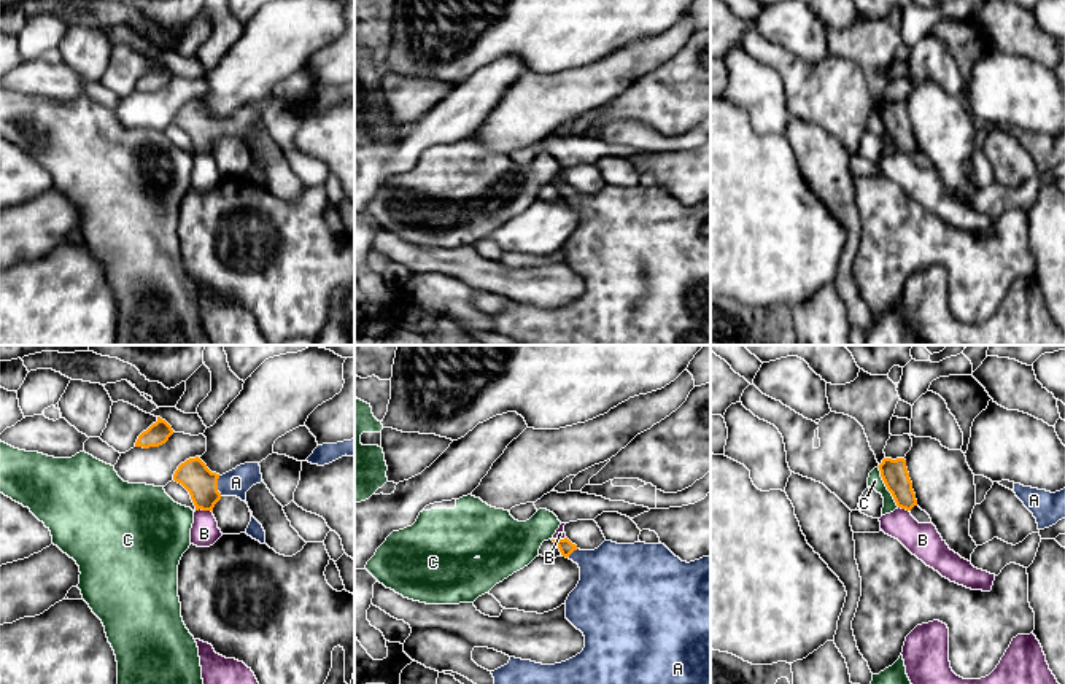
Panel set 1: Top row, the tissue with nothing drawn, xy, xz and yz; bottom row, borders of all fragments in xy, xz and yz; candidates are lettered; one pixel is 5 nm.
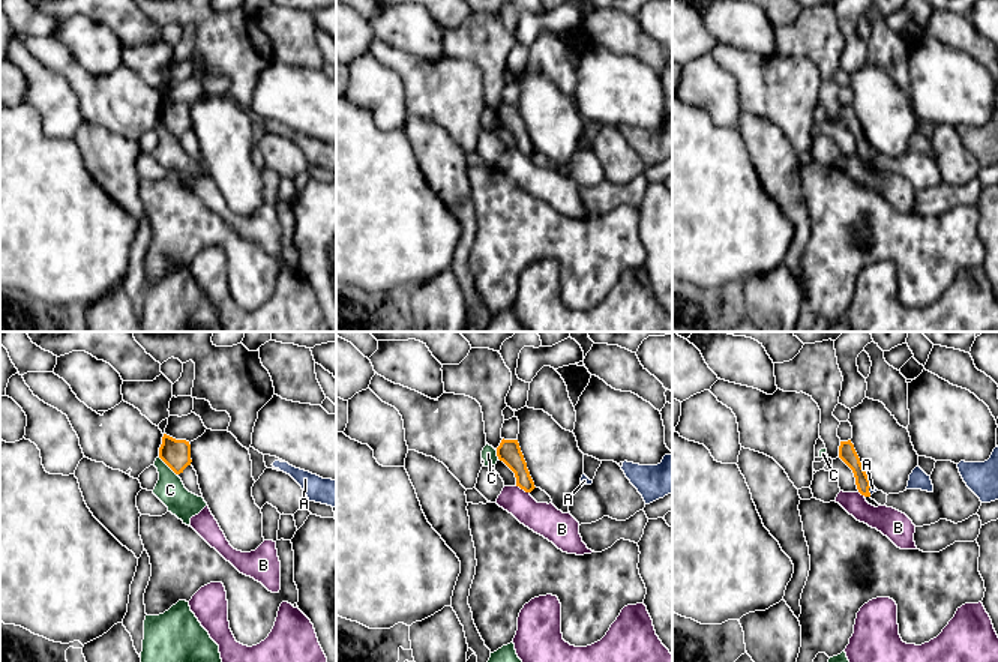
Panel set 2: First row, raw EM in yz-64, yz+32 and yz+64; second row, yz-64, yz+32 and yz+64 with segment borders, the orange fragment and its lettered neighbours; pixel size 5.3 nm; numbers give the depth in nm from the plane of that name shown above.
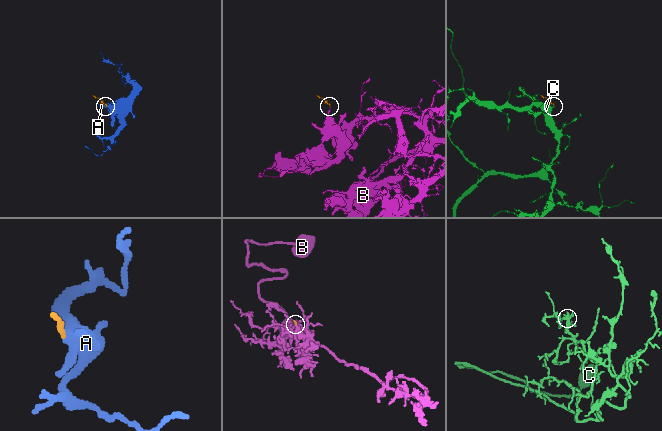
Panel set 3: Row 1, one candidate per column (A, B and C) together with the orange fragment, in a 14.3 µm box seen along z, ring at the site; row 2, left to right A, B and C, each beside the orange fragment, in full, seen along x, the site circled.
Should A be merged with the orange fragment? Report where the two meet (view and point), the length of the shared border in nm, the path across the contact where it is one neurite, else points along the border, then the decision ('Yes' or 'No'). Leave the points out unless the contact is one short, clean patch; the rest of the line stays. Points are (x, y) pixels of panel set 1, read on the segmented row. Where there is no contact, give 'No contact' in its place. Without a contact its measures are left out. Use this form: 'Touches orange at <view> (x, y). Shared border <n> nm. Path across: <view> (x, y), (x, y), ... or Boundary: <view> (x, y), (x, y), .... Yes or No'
Touches orange at xy (216, 485). Shared border 110 nm. Path across: xy (202, 484), (216, 485), (236, 482). Yes

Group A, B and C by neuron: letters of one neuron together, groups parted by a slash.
A / B / C

